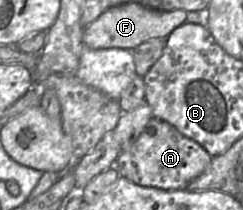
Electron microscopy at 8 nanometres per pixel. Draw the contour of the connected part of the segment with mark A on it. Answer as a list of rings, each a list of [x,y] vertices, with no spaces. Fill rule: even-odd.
[[[152,117],[136,141],[115,161],[120,177],[143,187],[165,191],[186,190],[187,185],[201,175],[212,156],[197,142],[181,134],[166,121]]]

